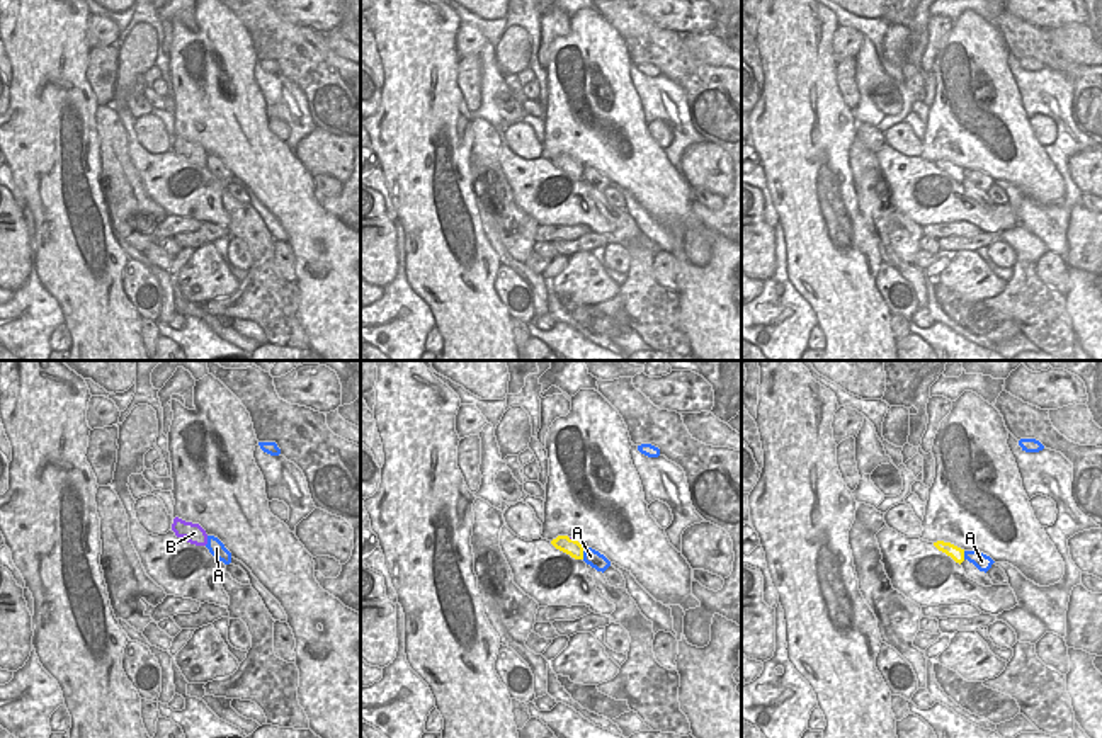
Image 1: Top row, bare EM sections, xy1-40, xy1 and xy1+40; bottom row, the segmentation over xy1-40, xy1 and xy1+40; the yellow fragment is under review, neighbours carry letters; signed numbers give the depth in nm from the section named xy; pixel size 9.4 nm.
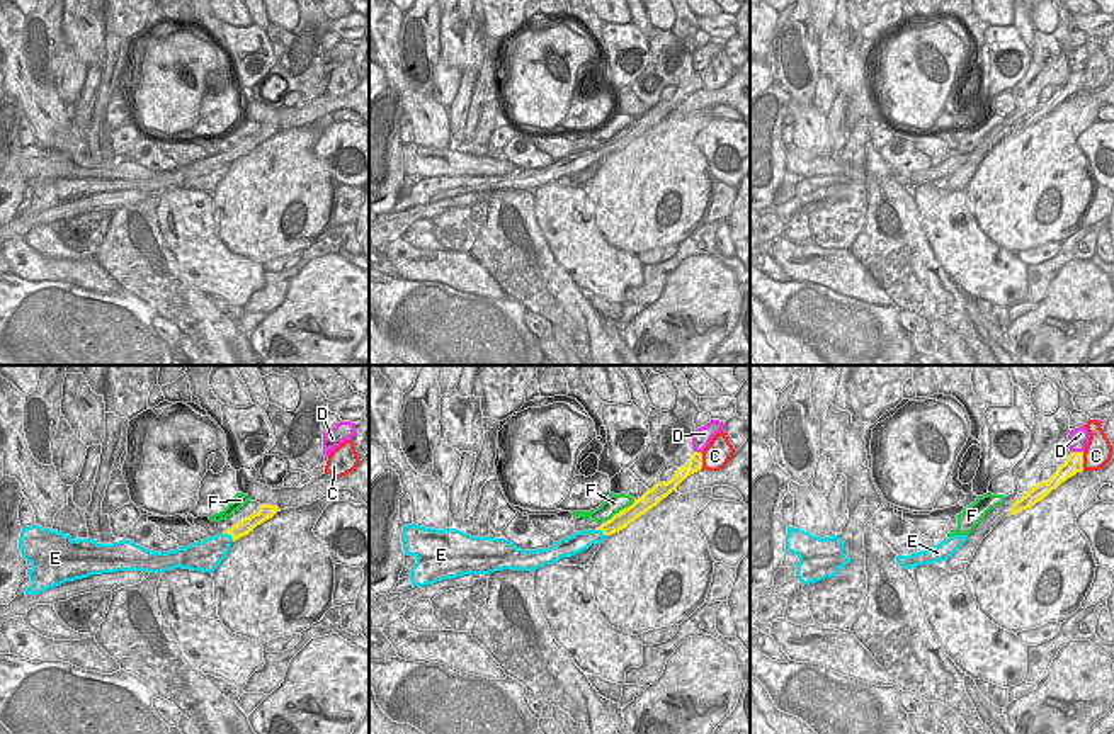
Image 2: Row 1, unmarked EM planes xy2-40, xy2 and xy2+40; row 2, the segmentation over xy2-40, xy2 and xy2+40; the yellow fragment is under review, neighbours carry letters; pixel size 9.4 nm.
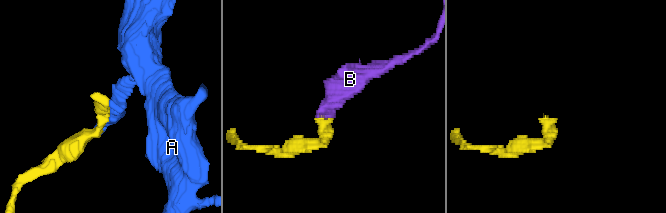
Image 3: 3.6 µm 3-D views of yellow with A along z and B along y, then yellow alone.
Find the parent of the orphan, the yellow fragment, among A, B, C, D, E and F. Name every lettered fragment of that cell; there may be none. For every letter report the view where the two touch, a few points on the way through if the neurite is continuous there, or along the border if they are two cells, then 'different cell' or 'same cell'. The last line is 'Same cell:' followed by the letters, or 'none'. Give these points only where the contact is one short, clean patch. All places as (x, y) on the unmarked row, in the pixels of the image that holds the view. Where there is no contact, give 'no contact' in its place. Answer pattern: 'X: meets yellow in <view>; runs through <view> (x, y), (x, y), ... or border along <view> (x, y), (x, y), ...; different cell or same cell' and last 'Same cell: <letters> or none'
A: meets yellow in xy1; different cell
B: meets yellow in xy1-40; runs through xy1-40 (181, 157), (184, 157), (194, 152); same cell
C: meets yellow in xy2+40; different cell
D: meets yellow in xy2+40; border along xy2+40 (1072, 70), (1082, 72); different cell
E: meets yellow in xy2-40; border along xy2-40 (223, 152), (233, 160); different cell
F: meets yellow in xy2; border along xy2 (635, 119), (606, 141); different cell
Same cell: B

